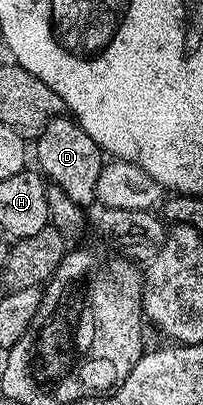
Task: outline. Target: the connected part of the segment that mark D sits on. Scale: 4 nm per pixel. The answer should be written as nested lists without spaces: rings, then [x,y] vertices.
[[[65,114],[56,115],[52,121],[36,137],[38,143],[38,163],[41,174],[53,186],[64,189],[73,203],[87,205],[94,203],[96,196],[96,181],[100,177],[104,166],[104,152],[101,147],[84,133],[84,129],[78,126],[73,118]]]

